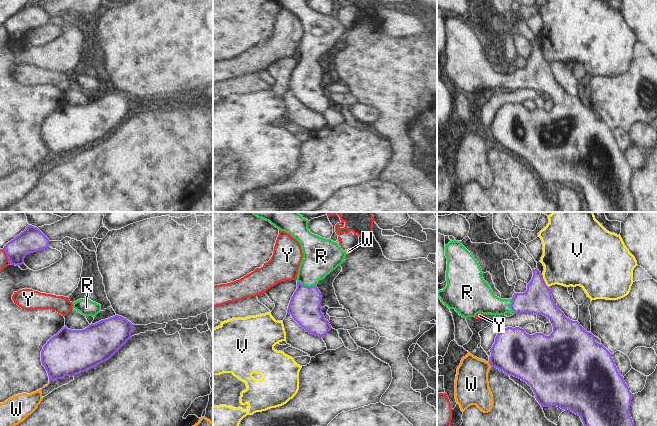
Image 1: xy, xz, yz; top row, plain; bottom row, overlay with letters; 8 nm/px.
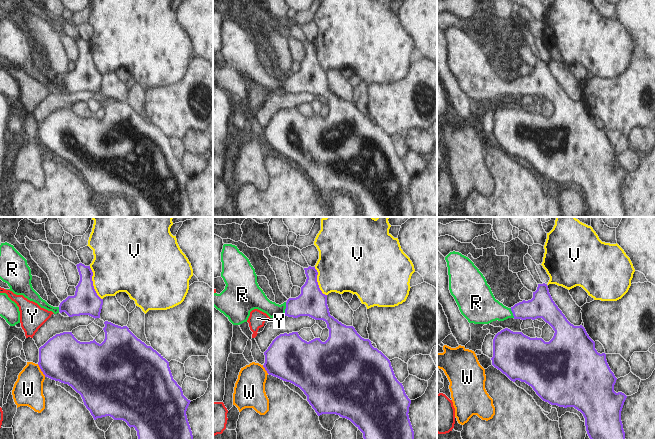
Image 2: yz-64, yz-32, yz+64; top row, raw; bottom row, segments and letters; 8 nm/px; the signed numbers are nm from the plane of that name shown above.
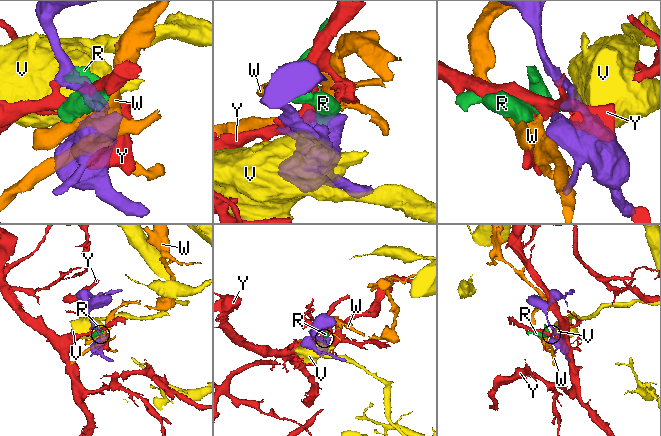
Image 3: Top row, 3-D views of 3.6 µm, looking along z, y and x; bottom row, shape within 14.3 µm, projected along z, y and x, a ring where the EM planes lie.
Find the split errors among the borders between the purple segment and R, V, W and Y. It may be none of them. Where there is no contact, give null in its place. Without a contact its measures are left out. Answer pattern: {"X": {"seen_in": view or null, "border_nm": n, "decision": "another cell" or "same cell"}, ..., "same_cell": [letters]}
{"R": {"seen_in": "xz", "border_nm": 170, "decision": "same cell"}, "V": {"seen_in": "yz", "border_nm": 130, "decision": "another cell"}, "W": {"seen_in": "yz", "border_nm": 50, "decision": "another cell"}, "Y": {"seen_in": "xy", "border_nm": 140, "decision": "another cell"}, "same_cell": ["R"]}

